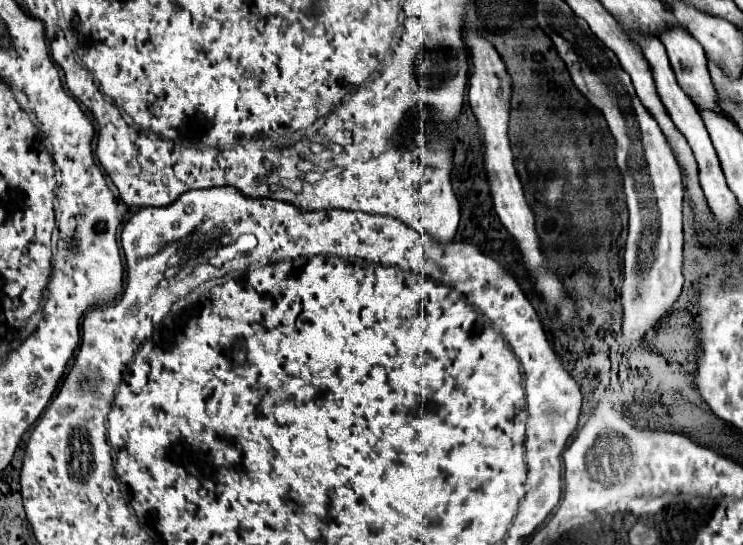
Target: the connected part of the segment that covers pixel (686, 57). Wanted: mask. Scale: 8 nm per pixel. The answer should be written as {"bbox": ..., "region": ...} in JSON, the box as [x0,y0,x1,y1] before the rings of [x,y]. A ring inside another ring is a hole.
{"bbox":[662,26,722,114],"region":[[[680,26],[662,34],[662,44],[666,46],[670,66],[676,74],[678,86],[690,94],[696,108],[706,108],[710,112],[722,114],[716,90],[708,74],[708,60],[702,46]]]}

